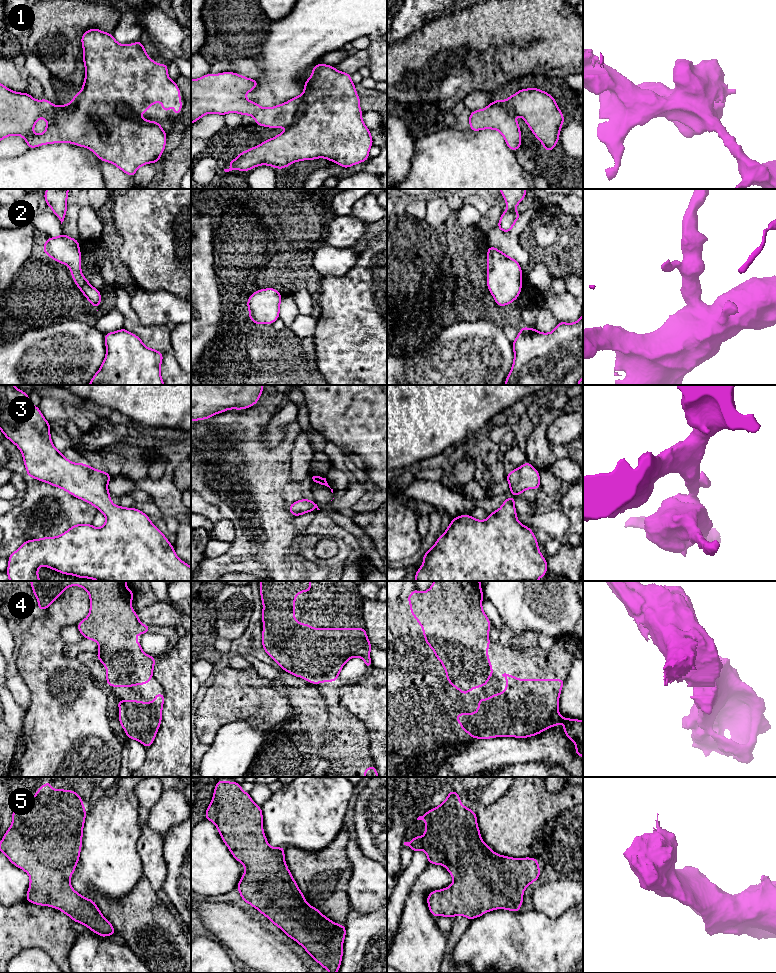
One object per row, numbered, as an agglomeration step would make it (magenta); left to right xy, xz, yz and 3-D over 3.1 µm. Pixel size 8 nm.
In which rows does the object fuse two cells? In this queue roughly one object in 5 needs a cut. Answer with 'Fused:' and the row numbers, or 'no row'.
Fused: no row

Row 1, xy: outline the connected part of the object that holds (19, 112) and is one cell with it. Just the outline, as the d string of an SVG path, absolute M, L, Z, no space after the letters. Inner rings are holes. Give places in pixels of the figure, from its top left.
M92 28L81 36L81 42L83 47L83 62L85 66L85 80L82 85L82 90L73 96L72 102L67 103L66 105L60 105L56 106L52 104L49 100L44 98L43 100L35 100L29 93L20 93L12 91L11 89L5 87L0 83L0 140L13 135L19 135L21 136L27 143L28 147L30 149L39 147L41 145L46 144L53 144L53 143L61 143L61 142L67 142L70 144L75 144L80 147L86 147L89 150L91 150L101 161L109 162L114 164L116 167L118 167L120 170L122 170L124 173L129 175L130 177L133 177L137 171L137 169L145 164L149 163L158 163L160 156L164 152L165 146L166 146L166 139L167 134L165 133L164 129L160 126L158 121L148 121L144 119L139 114L141 112L148 112L150 109L151 104L157 104L159 100L162 101L162 111L163 112L169 112L170 111L170 101L174 101L174 115L178 116L182 110L182 100L180 99L180 89L175 83L175 81L171 80L168 76L168 64L158 64L154 62L146 53L145 48L140 41L137 41L132 44L128 45L122 45L119 44L113 37L112 33L106 33L99 29ZM39 118L45 118L46 119L46 129L42 134L35 134L33 132L33 128L35 124L37 123Z

